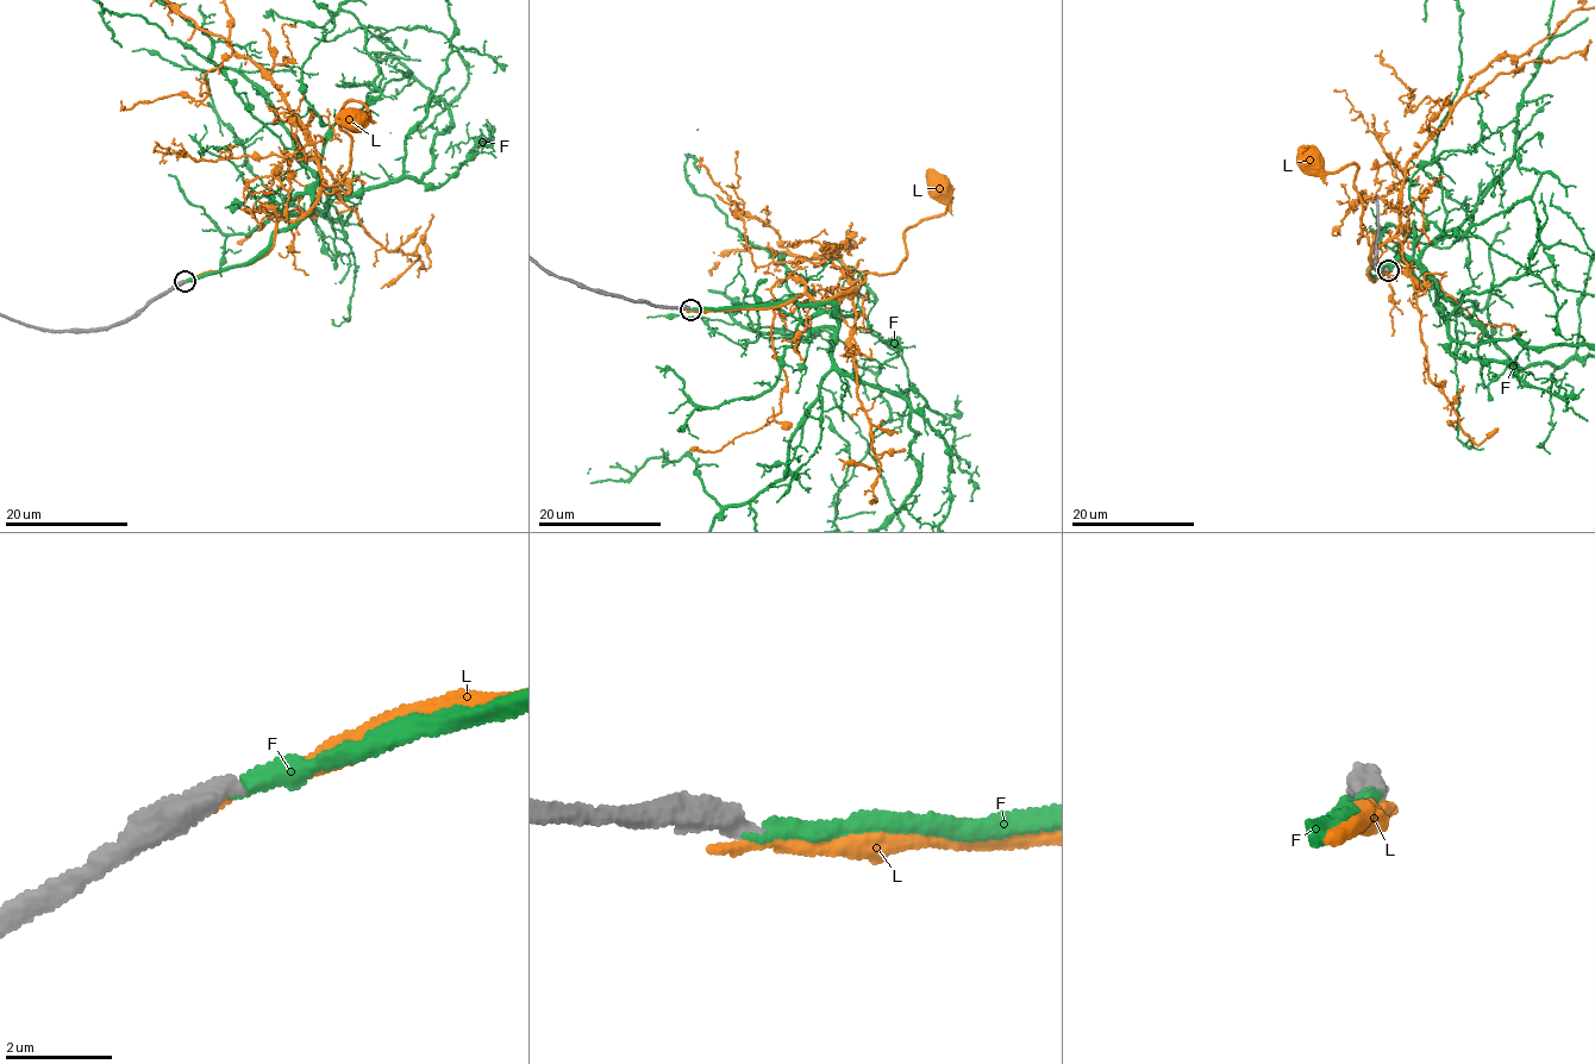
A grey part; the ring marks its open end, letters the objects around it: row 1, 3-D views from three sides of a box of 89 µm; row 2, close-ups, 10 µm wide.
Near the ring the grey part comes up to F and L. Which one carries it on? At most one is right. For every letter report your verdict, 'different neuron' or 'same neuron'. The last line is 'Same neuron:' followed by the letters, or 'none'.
F: same neuron
L: different neuron
Same neuron: F

